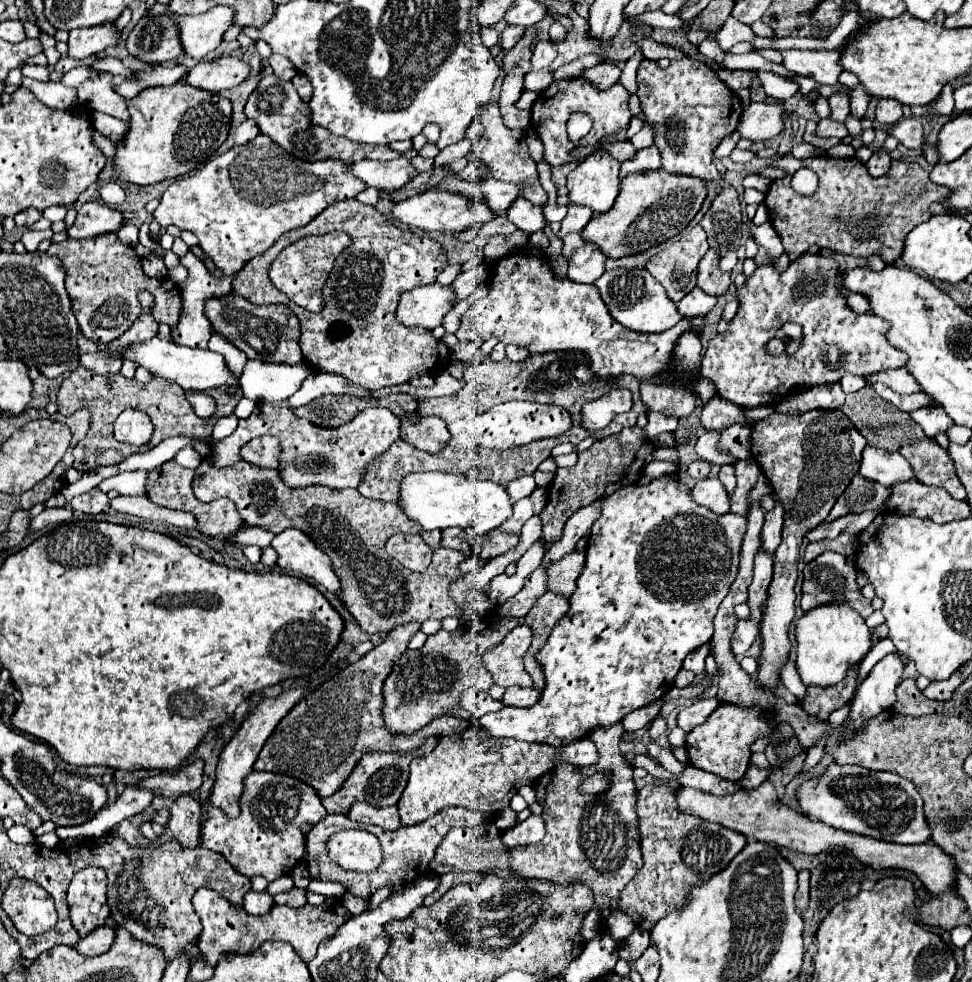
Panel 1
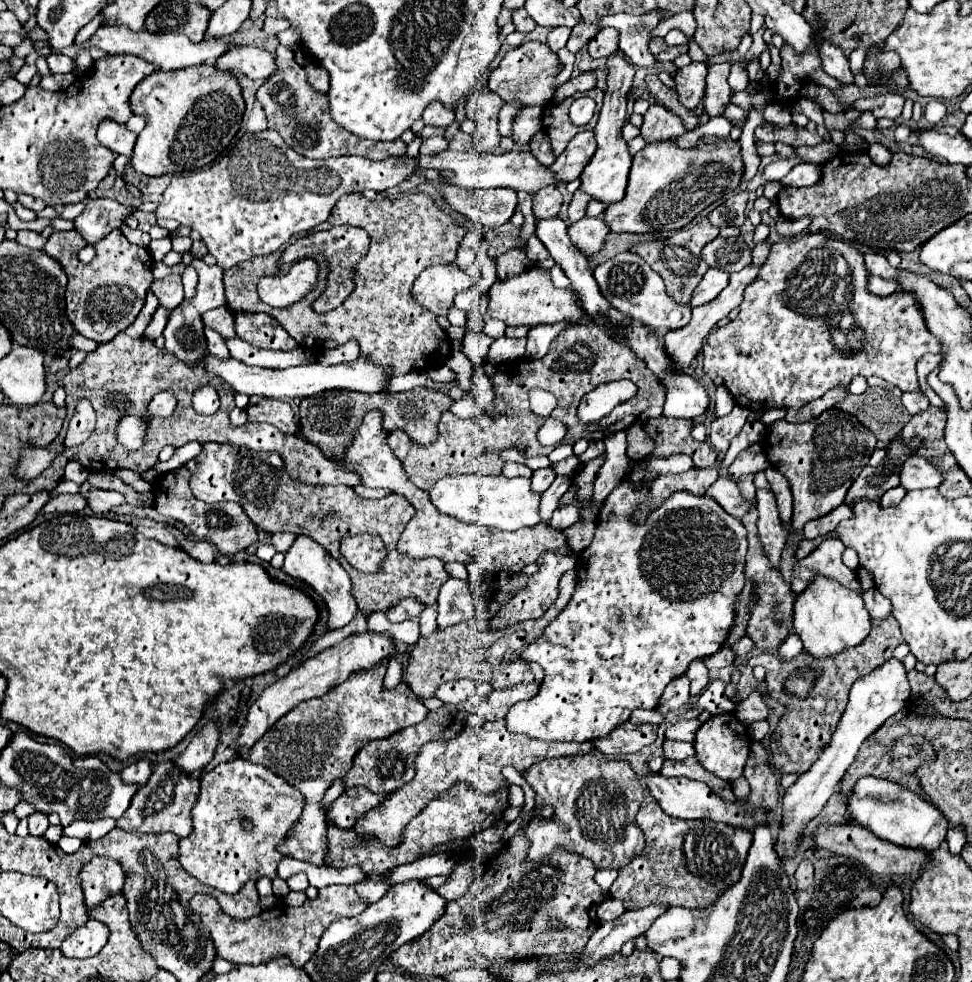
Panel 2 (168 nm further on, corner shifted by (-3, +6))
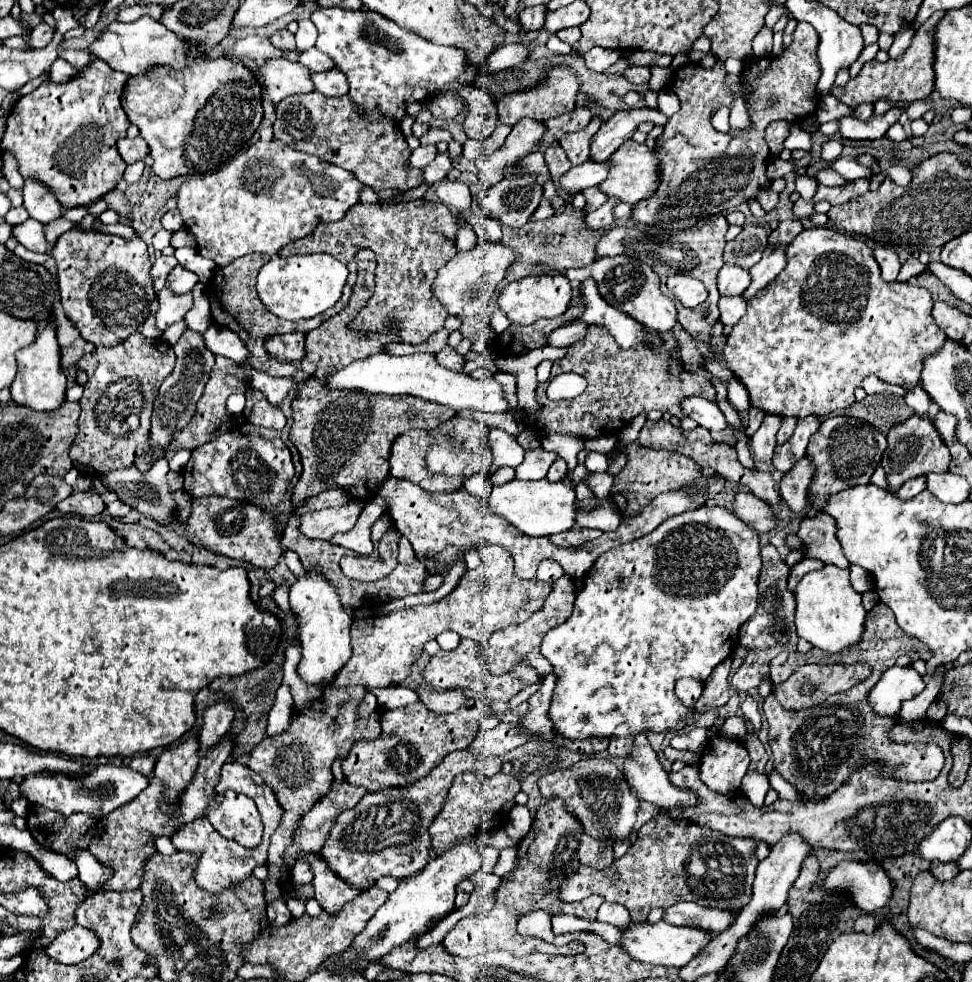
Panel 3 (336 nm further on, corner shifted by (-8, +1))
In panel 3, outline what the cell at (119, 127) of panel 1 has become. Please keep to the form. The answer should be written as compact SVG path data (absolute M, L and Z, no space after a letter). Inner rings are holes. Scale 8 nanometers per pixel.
M141 136L137 138L121 138L117 140L117 148L119 148L119 154L121 158L131 164L131 162L137 162L137 160L145 160L149 148L145 144L145 140Z

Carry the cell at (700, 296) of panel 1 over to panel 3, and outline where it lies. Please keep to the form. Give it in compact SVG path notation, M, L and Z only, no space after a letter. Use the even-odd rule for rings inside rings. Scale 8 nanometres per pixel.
M725 264L717 274L717 288L719 296L739 296L749 286L749 272L739 266Z

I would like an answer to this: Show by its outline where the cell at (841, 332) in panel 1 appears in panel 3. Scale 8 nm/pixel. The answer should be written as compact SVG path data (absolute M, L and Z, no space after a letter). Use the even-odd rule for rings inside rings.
M809 228L803 230L789 246L787 246L787 266L783 268L783 272L775 278L773 284L769 284L767 288L763 288L757 296L753 296L747 304L747 314L741 318L741 322L737 322L731 330L731 334L727 336L727 342L723 346L723 350L717 354L717 358L721 360L721 364L725 364L725 368L729 368L733 372L733 376L747 388L749 392L749 400L753 408L759 408L767 414L777 414L777 416L795 416L795 418L803 418L809 414L819 414L819 416L827 416L833 410L839 408L847 408L855 402L855 388L861 386L861 382L875 374L879 376L883 382L889 384L897 384L905 390L915 388L921 384L921 368L925 362L925 356L931 356L933 352L941 350L941 344L945 344L947 336L945 332L935 324L933 316L931 316L931 308L933 308L933 298L925 288L917 288L917 286L909 286L909 284L901 284L901 282L885 282L879 276L879 266L873 258L873 250L865 244L865 240L861 236L851 236L851 234L843 234L837 232L833 228Z

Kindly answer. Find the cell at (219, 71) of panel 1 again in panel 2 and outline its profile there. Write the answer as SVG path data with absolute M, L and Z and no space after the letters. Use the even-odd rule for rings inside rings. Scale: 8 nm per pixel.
M236 47L228 53L224 53L216 65L220 69L240 71L250 79L268 81L272 75L278 73L278 65L272 57L272 53L258 49L258 47Z

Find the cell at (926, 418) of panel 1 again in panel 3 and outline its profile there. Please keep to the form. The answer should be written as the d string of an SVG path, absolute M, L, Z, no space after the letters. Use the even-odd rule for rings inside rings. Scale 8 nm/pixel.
M915 386L913 390L907 392L905 396L905 402L907 406L919 414L919 416L927 416L929 414L929 408L931 408L931 400L929 400L929 394L921 388L921 386Z

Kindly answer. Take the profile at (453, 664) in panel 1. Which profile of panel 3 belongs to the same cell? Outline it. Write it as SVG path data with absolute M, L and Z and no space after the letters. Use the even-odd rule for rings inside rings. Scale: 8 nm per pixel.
M463 638L459 642L459 646L451 652L443 652L439 650L435 656L431 656L431 660L427 662L425 670L423 670L423 684L431 686L431 690L447 690L447 688L471 688L479 694L485 694L487 698L499 698L499 700L509 700L513 694L517 694L523 686L527 684L535 684L541 682L541 678L533 672L533 668L529 668L529 664L517 664L515 670L507 672L505 676L493 676L489 672L489 668L485 668L485 662L479 654L479 646L477 642Z

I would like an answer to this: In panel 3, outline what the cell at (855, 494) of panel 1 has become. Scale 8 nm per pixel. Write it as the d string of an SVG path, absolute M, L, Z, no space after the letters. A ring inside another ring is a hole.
M911 416L909 420L905 420L903 424L895 426L889 434L887 434L887 450L885 456L881 460L881 466L887 474L887 484L893 494L901 488L901 484L905 484L911 478L929 474L929 472L947 472L949 470L949 450L943 444L941 436L937 434L937 430L933 428L933 424L929 424L931 418L921 418L921 416Z

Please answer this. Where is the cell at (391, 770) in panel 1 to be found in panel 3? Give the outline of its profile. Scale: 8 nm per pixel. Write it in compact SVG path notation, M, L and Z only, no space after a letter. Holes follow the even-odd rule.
M467 700L453 714L435 714L421 702L389 710L381 720L381 738L357 742L343 762L343 774L349 784L365 786L369 792L409 786L425 778L449 752L467 748L479 732L479 720L489 714L493 712L483 700Z

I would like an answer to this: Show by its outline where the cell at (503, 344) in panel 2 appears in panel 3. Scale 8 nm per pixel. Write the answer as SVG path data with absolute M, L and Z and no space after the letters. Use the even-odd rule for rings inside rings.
M575 322L571 326L561 326L561 328L553 330L553 332L549 332L545 336L545 340L547 340L549 346L565 348L565 346L571 346L573 342L581 340L585 336L585 330L587 330L587 326L583 322Z

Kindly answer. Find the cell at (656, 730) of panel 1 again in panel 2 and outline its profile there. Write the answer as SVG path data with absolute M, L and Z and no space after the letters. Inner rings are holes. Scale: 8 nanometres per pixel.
M686 675L672 679L672 681L666 685L666 689L664 689L664 695L662 695L662 699L660 699L658 711L660 711L662 715L666 715L666 713L670 713L670 711L684 709L684 707L688 705L688 701L690 701L688 689L690 689L690 681L688 681Z

